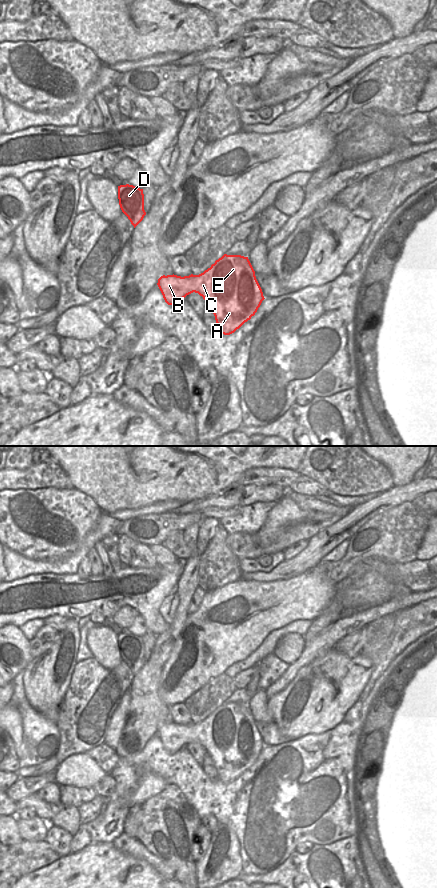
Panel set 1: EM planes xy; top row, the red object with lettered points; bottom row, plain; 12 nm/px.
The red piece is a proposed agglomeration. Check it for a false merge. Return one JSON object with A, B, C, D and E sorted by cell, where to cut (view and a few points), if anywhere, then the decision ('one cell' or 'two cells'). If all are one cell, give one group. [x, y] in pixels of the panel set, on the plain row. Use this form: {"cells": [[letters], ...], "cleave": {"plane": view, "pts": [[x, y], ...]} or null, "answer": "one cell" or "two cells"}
{"cells": [["A", "C", "E"], ["B", "D"]], "cleave": {"plane": "xy", "pts": [[182, 725], [175, 736], [183, 745]]}, "answer": "two cells"}

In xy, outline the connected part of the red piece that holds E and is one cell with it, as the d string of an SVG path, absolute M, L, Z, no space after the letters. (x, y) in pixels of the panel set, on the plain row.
M224 702L203 721L182 725L175 736L183 746L193 740L202 744L215 764L218 779L224 783L234 781L250 768L265 747L248 705L241 703Z

